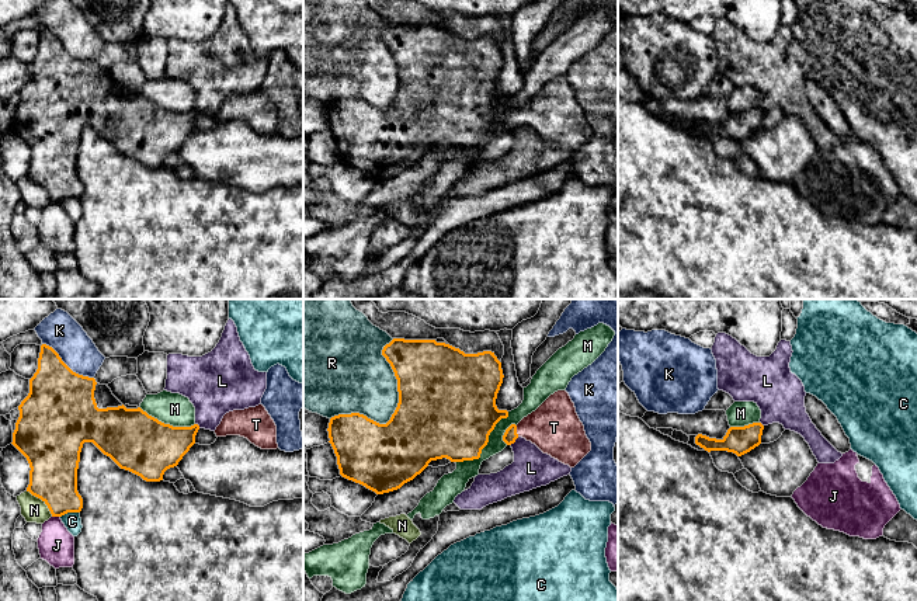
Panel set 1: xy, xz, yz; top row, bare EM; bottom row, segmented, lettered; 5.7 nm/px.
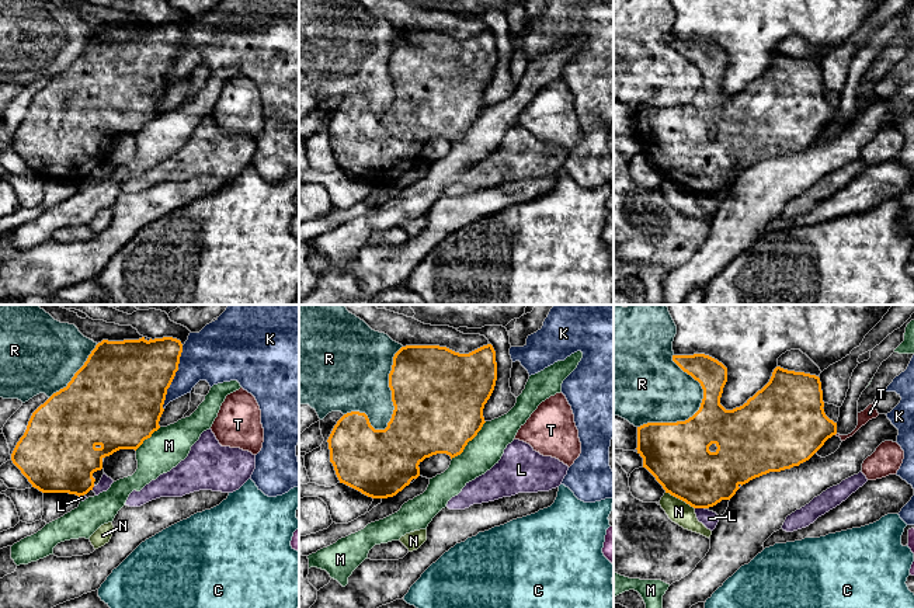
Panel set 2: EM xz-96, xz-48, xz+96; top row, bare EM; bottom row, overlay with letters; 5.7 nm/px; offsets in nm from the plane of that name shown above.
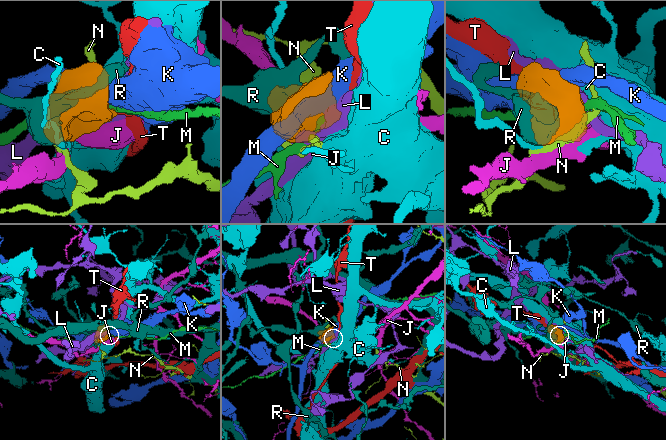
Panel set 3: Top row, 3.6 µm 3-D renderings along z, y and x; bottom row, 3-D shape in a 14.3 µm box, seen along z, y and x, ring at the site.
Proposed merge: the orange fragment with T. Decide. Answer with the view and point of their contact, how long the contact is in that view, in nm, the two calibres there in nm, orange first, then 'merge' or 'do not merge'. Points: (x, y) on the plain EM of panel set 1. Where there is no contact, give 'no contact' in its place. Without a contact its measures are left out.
xz (516, 117) | 70 nm | 80/300 nm | merge

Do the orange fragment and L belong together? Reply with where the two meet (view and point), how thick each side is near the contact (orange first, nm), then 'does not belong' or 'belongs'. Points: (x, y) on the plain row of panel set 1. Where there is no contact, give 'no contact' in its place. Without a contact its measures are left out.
meets orange in xz at (514, 127); 80 nm thick on the orange side, 220 nm on the other; does not belong

